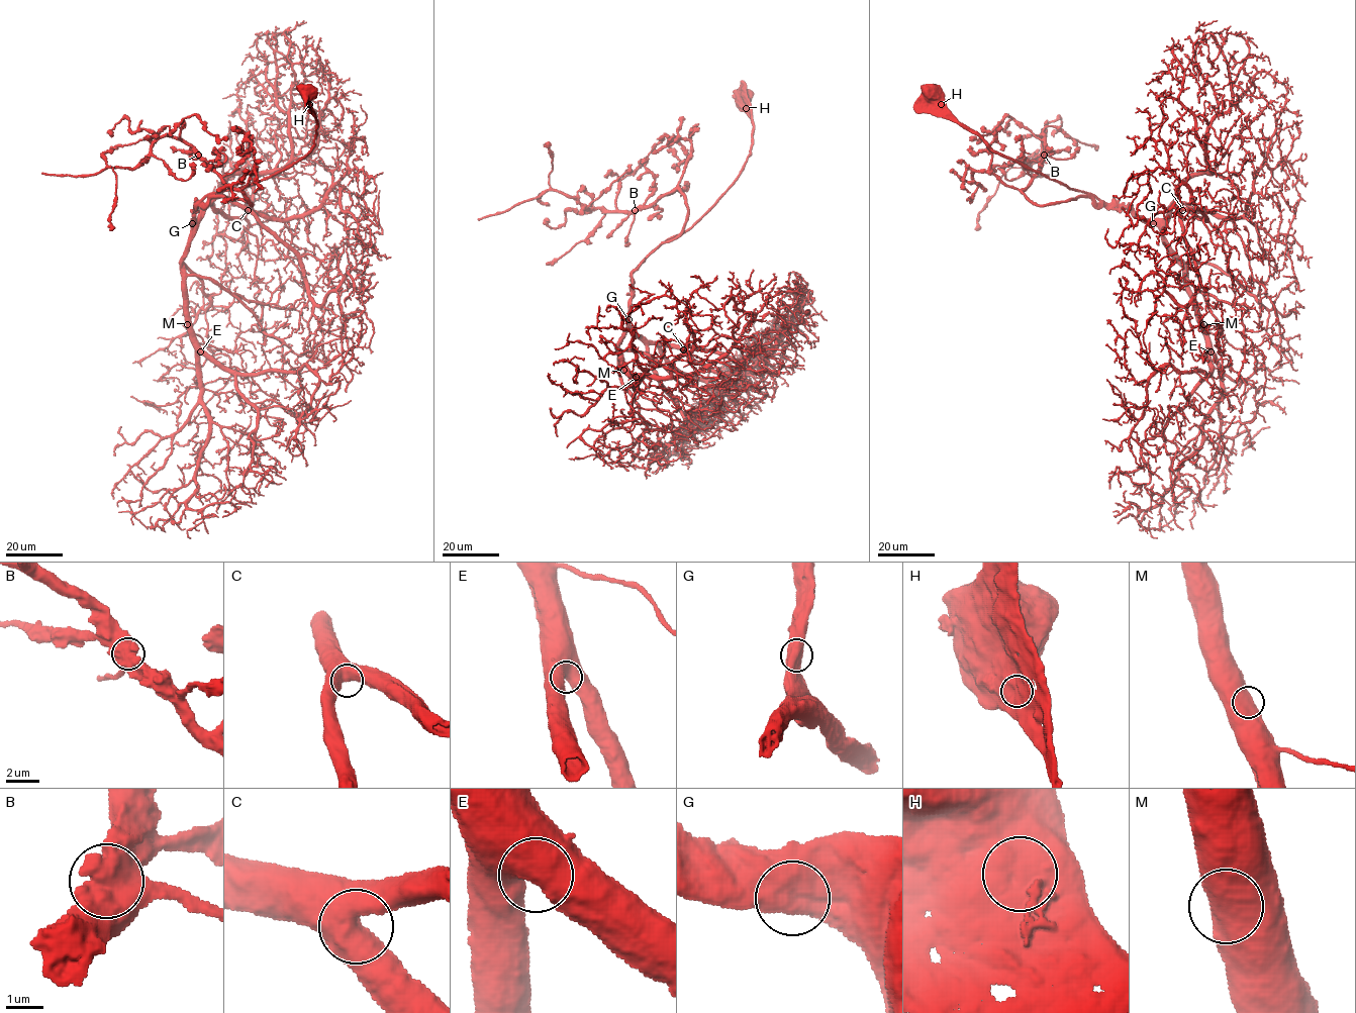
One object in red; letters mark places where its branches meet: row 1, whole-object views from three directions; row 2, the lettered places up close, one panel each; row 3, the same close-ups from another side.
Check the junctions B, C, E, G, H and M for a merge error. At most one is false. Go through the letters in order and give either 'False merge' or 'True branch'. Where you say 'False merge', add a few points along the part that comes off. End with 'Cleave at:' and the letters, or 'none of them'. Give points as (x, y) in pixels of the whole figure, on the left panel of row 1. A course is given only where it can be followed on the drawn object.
B: True branch
C: True branch
E: True branch
G: True branch
H: True branch
M: True branch
Cleave at: none of them

